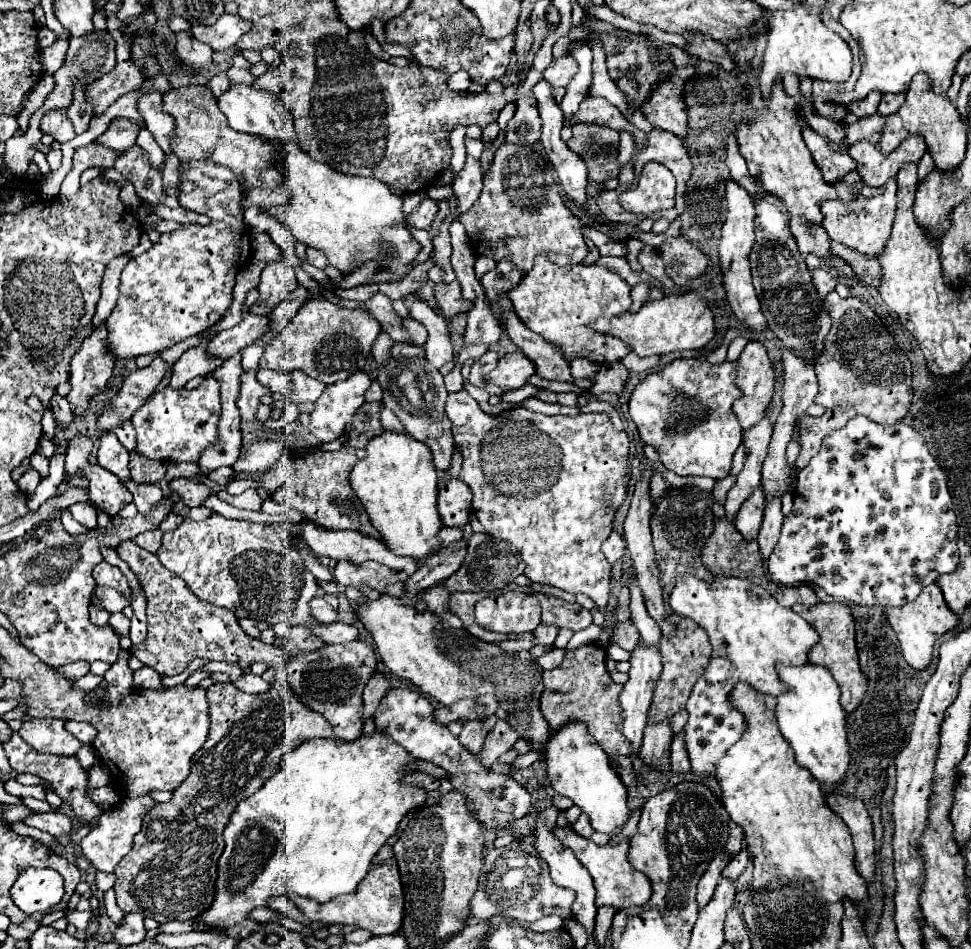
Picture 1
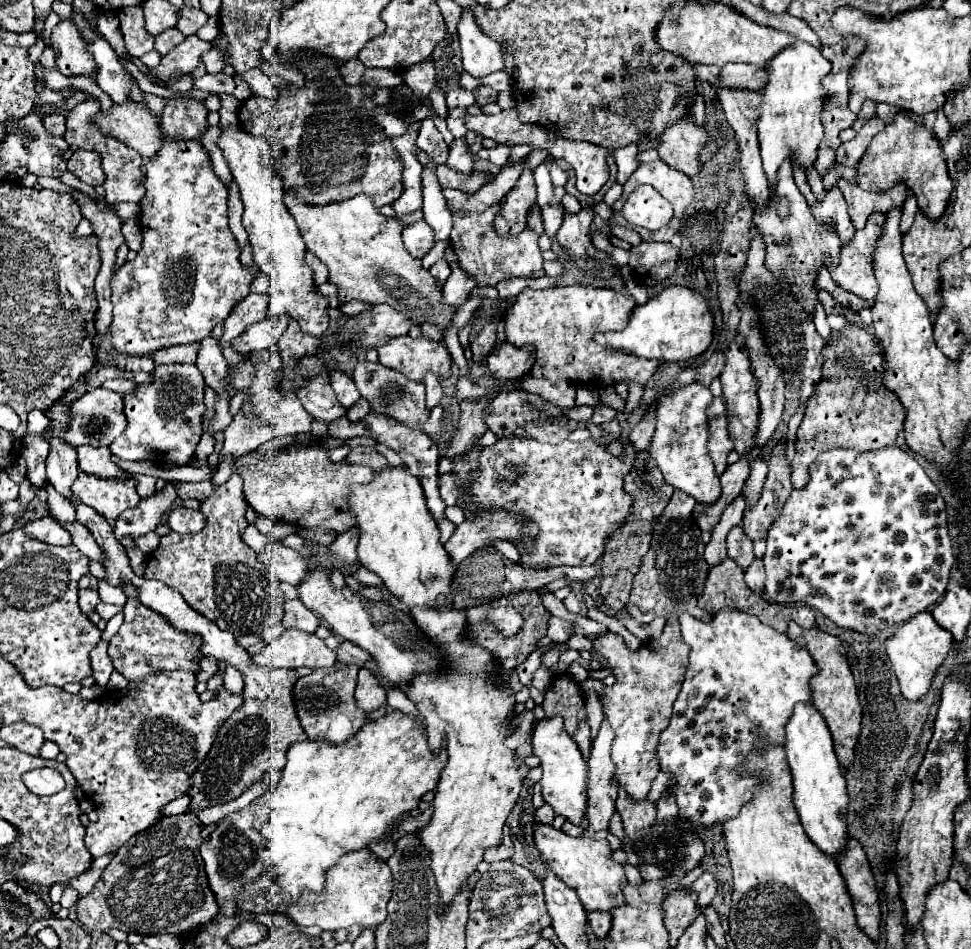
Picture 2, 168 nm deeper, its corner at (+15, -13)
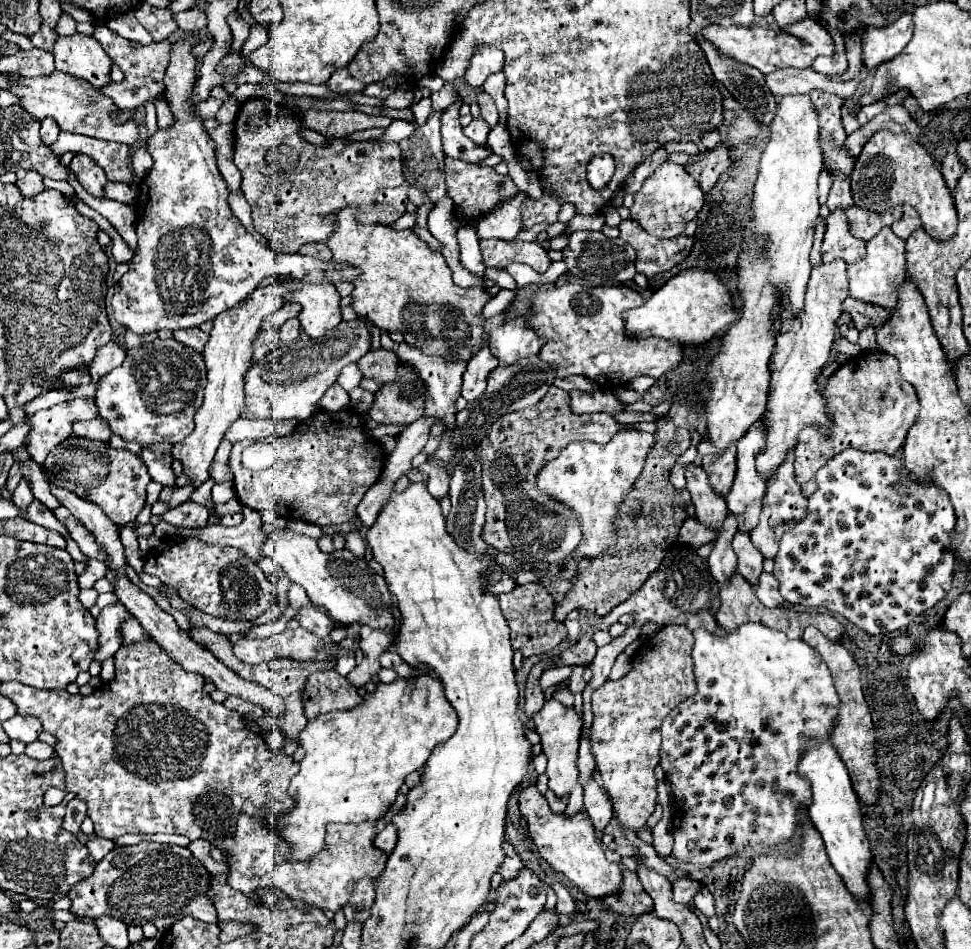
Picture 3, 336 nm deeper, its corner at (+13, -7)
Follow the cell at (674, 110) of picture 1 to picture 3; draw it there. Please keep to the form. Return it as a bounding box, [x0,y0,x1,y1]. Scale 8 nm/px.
[685,143,731,193]

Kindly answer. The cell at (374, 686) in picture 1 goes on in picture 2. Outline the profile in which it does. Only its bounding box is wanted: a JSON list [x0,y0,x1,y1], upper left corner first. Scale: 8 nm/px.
[355,669,385,713]

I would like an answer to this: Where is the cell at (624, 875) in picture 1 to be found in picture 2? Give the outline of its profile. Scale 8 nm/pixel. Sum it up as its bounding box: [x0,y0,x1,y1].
[533,825,627,911]

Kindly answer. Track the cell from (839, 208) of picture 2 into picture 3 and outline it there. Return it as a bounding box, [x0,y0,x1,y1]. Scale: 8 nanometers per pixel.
[821,207,865,263]

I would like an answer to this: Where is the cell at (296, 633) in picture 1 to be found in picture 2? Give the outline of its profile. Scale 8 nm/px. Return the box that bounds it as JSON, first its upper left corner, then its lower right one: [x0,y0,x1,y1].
[251,629,337,669]

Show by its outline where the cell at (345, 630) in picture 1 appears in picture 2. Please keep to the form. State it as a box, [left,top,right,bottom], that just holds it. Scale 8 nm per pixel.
[337,641,373,667]

